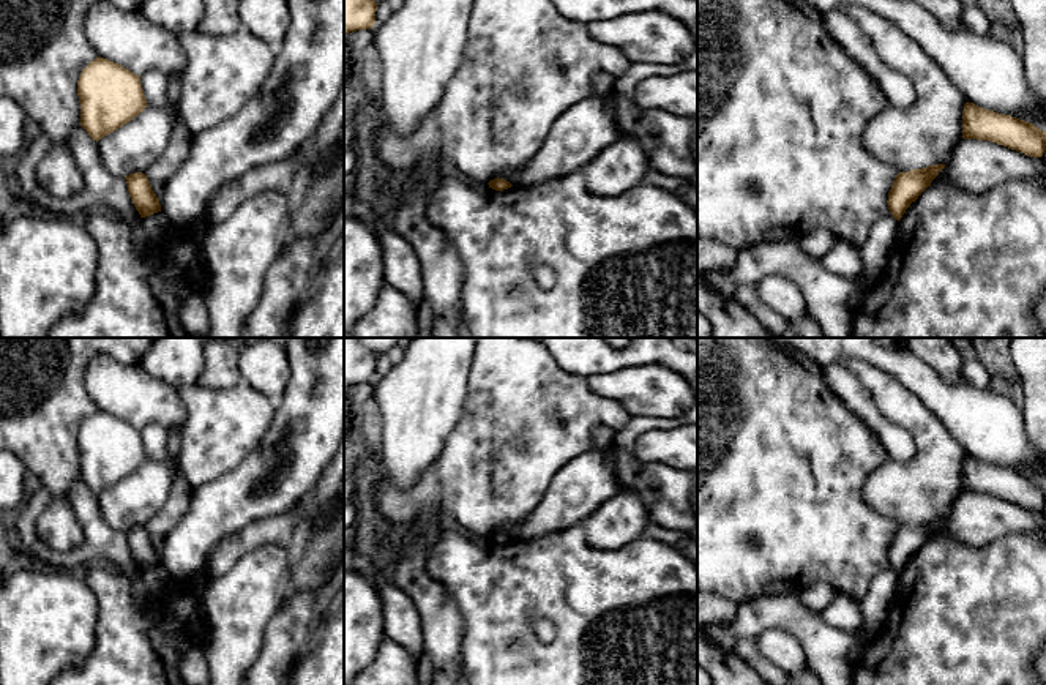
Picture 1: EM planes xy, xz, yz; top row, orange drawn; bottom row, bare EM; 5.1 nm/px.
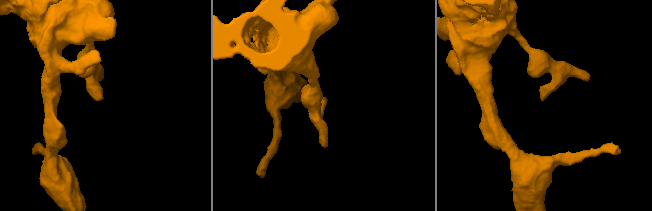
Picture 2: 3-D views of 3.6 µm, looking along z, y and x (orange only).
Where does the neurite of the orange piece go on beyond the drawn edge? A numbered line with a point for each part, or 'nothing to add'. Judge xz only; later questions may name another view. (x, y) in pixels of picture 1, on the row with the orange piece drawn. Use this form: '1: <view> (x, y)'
nothing to add

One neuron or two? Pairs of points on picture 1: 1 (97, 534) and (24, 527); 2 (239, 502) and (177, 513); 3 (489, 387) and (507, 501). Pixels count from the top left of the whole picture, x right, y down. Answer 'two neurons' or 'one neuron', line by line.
1: one neuron
2: two neurons
3: one neuron

